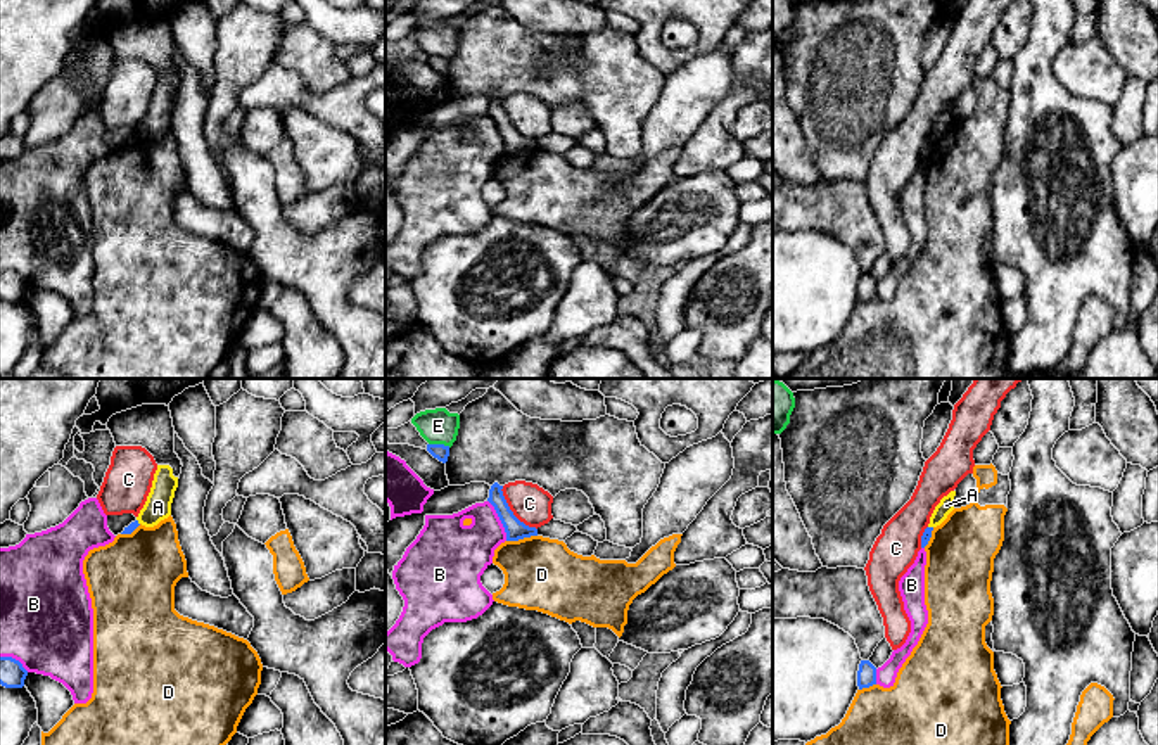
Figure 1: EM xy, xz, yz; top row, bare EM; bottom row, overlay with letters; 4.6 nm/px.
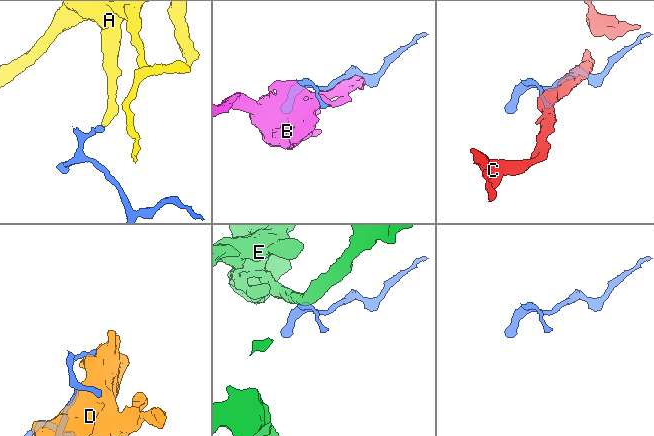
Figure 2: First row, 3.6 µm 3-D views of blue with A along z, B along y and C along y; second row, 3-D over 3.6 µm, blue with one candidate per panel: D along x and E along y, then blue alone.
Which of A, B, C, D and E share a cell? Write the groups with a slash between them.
A / B / C / D / E

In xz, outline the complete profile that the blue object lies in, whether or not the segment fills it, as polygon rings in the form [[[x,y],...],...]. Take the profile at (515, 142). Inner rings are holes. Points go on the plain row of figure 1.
[[[494,95],[489,102],[489,111],[487,114],[494,119],[505,145],[506,145],[506,154],[519,154],[524,150],[531,150],[531,149],[538,149],[538,142],[536,140],[529,140],[524,135],[520,135],[513,124],[510,123],[505,109],[503,109],[503,99],[499,99],[498,95]]]

